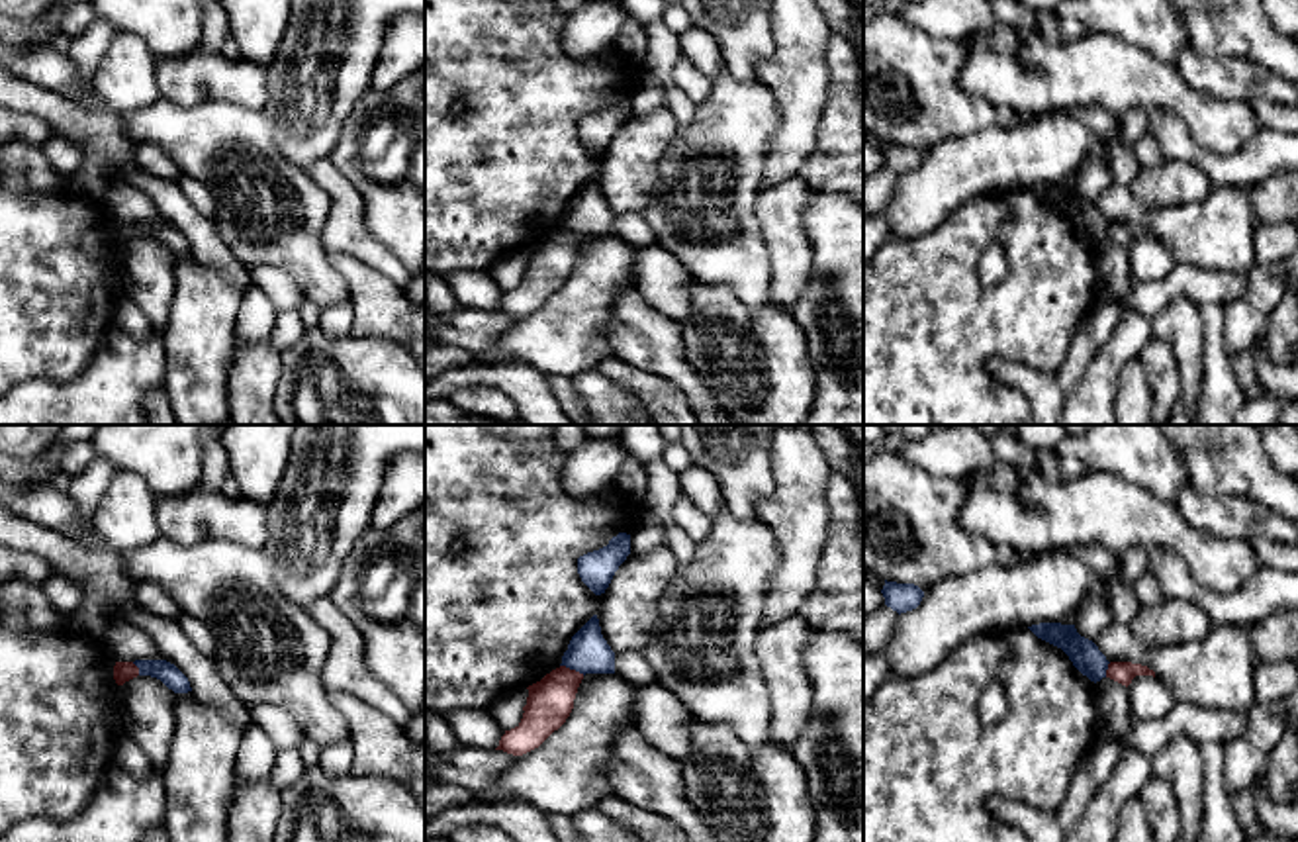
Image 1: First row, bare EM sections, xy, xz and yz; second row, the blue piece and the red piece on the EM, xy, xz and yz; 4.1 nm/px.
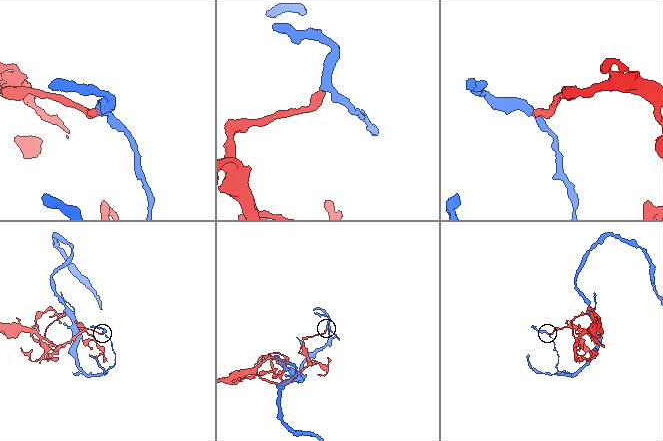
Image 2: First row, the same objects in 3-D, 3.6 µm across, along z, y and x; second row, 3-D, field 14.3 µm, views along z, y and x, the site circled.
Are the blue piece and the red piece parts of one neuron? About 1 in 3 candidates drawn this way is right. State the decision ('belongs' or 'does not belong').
does not belong

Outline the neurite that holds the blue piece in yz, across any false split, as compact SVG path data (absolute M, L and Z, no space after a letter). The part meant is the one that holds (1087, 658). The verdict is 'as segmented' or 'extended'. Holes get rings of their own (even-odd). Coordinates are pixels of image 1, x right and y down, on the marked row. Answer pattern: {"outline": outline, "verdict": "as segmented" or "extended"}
{"outline": "M1040 623L1028 627L1038 638L1061 648L1073 666L1087 676L1090 681L1100 681L1106 678L1108 660L1098 650L1098 646L1081 636L1075 625L1061 625L1061 623Z", "verdict": "as segmented"}

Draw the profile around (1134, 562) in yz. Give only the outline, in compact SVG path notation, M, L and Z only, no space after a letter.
M1134 546L1122 556L1118 556L1118 574L1120 578L1134 587L1137 578L1147 572L1149 556L1145 546Z

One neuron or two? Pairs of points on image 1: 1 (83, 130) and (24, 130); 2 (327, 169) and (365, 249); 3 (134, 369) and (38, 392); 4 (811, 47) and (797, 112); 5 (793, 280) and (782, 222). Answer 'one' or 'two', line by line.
1: two
2: one
3: one
4: one
5: one

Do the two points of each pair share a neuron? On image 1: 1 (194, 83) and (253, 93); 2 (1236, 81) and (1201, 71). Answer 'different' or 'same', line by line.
1: same
2: same

